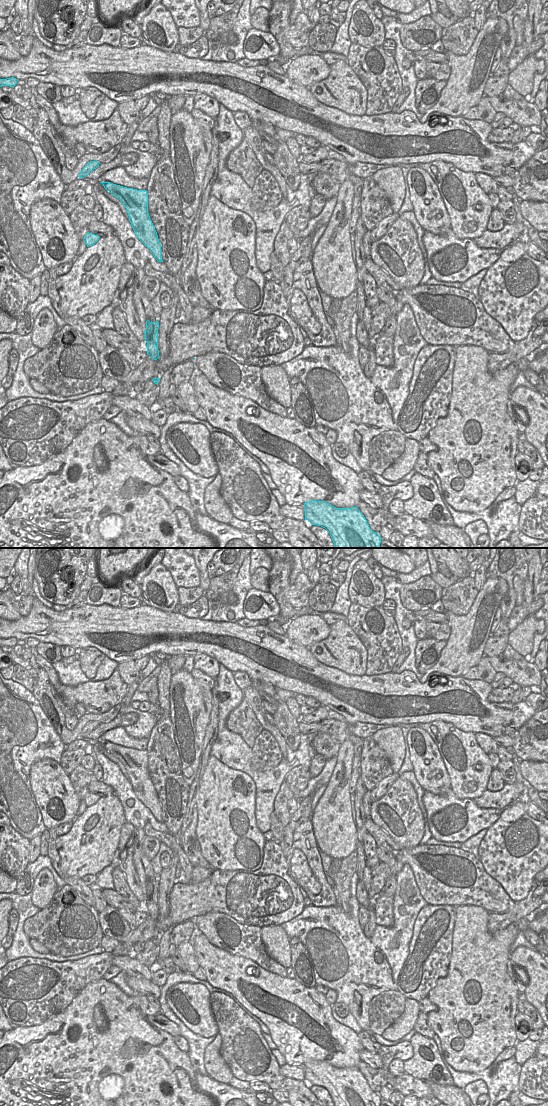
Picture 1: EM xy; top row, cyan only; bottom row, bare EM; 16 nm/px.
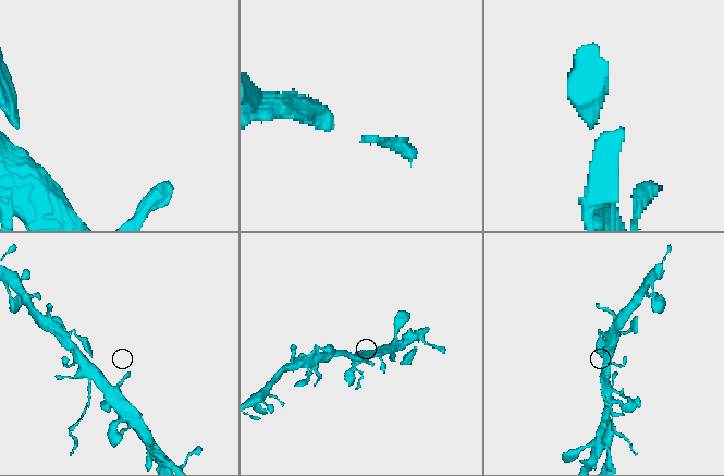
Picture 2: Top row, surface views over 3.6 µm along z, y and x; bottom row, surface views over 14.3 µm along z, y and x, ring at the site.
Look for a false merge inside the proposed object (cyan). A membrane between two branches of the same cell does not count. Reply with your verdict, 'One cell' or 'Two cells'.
Two cells

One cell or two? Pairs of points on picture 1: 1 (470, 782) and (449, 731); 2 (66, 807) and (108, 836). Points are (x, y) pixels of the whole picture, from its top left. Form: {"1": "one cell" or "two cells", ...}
{"1": "one cell", "2": "two cells"}

